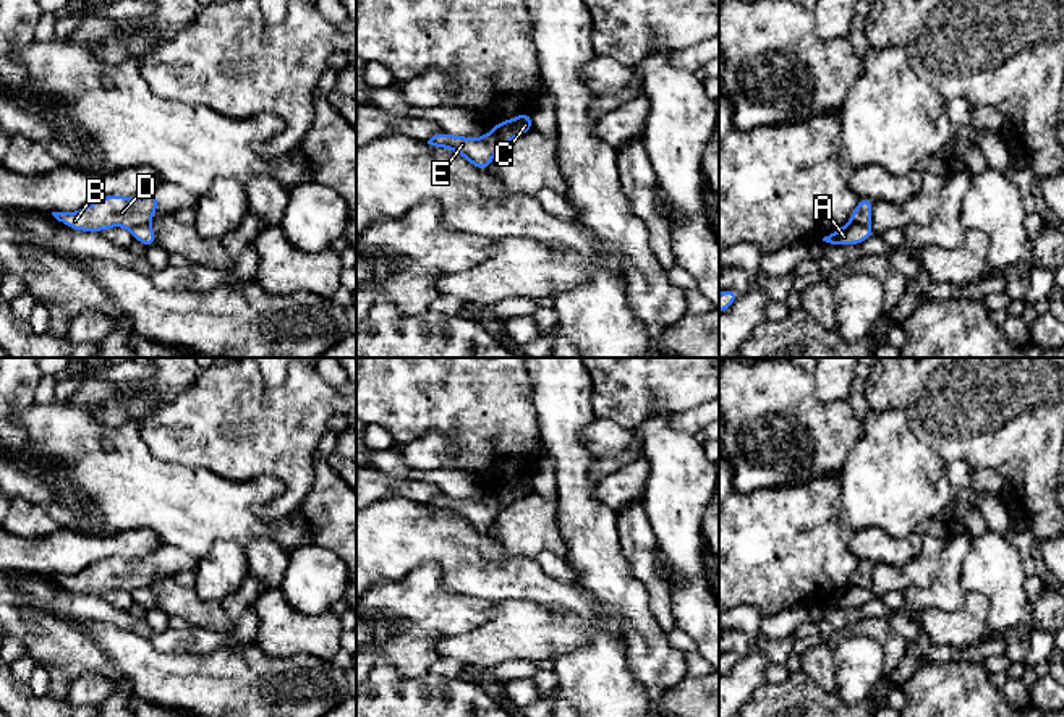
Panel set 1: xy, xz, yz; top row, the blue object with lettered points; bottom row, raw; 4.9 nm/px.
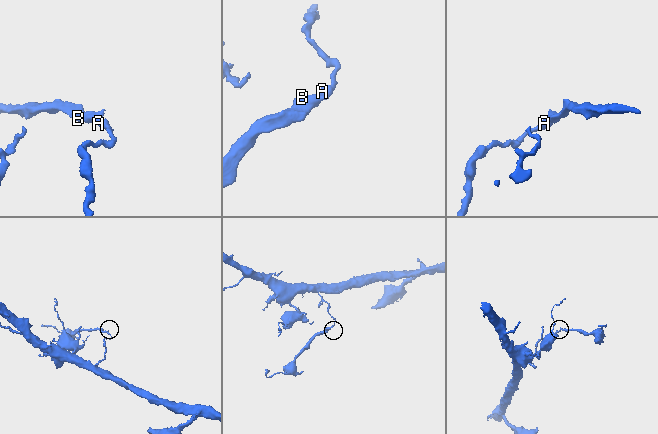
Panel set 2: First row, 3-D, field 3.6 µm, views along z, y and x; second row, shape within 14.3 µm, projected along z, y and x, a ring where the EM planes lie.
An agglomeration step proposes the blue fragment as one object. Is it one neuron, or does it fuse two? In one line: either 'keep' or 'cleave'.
cleave

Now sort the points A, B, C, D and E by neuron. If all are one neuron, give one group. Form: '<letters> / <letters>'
A C / B D E

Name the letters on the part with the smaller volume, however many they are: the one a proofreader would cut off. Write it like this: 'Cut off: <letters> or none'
Cut off: B, D, E

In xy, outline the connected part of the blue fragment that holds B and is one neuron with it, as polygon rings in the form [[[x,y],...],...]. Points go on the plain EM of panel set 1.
[[[152,552],[141,560],[123,560],[118,557],[92,563],[76,575],[52,575],[52,578],[71,592],[100,596],[105,591],[134,591],[149,586],[159,571],[159,554]]]

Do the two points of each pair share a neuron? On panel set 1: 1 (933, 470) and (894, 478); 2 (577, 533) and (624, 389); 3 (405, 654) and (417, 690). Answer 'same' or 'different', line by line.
1: same
2: different
3: different

